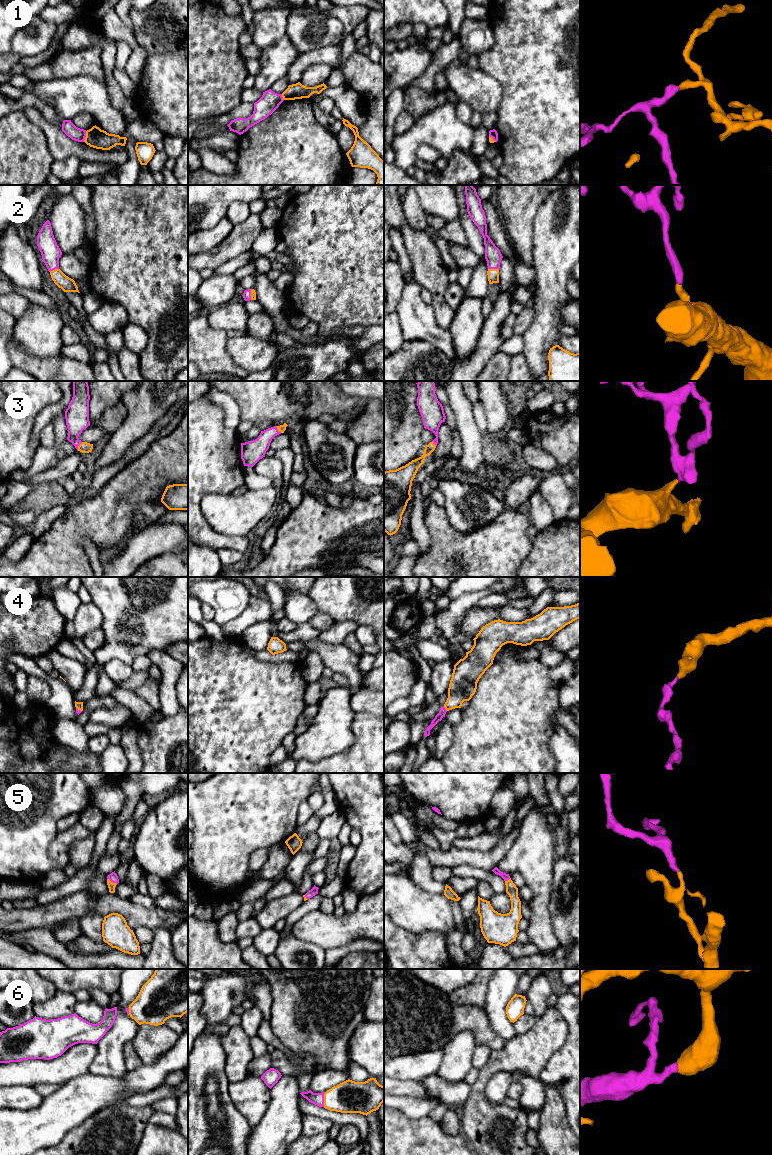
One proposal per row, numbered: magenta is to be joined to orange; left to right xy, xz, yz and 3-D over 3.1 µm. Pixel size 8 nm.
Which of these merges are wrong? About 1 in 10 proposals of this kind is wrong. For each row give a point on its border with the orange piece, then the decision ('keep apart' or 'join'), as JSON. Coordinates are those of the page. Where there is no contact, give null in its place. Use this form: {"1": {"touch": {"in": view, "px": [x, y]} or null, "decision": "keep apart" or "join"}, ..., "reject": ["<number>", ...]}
{"1": {"touch": {"in": "xy", "px": [86, 136]}, "decision": "keep apart"}, "2": {"touch": {"in": "yz", "px": [493, 269]}, "decision": "join"}, "3": {"touch": {"in": "xy", "px": [78, 446]}, "decision": "join"}, "4": {"touch": {"in": "yz", "px": [445, 708]}, "decision": "join"}, "5": {"touch": {"in": "xy", "px": [112, 882]}, "decision": "join"}, "6": {"touch": {"in": "xz", "px": [324, 1099]}, "decision": "join"}, "reject": ["1"]}

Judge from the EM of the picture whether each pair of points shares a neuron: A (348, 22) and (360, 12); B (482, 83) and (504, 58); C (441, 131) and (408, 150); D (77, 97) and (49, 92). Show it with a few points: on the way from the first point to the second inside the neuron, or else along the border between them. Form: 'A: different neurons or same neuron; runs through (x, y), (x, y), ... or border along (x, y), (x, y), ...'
A: same neuron; runs through (351, 19), (357, 14)
B: different neurons; border along (479, 67), (499, 83), (502, 94)
C: same neuron; runs through (432, 130), (426, 130), (415, 141)
D: same neuron; runs through (70, 96), (56, 93)

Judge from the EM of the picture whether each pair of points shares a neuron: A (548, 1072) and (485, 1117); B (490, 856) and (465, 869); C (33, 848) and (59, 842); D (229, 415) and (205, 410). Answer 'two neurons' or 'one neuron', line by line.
A: two neurons
B: two neurons
C: two neurons
D: two neurons

